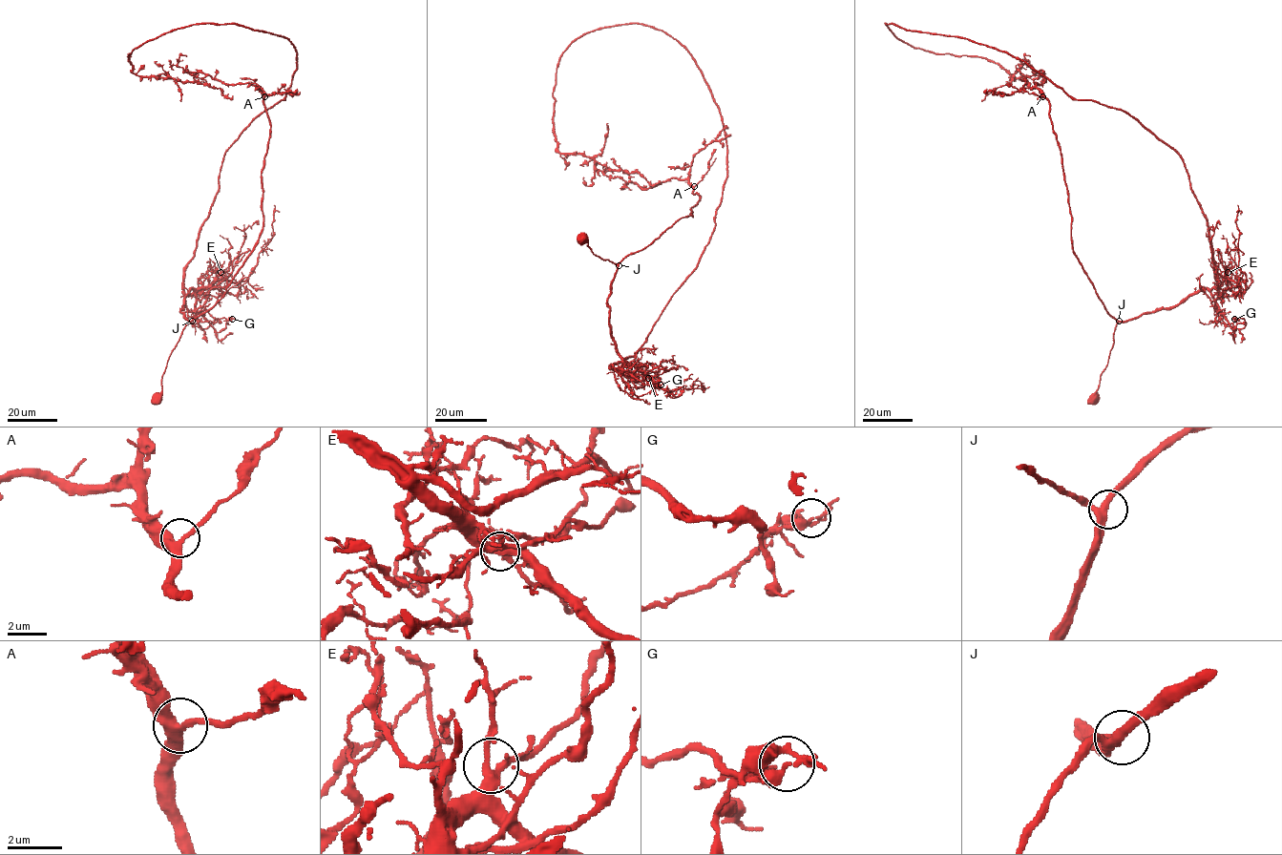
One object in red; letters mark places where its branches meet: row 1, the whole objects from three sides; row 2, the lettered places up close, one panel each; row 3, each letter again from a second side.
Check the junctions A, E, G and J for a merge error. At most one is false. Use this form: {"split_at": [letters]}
{"split_at": ["G"]}

